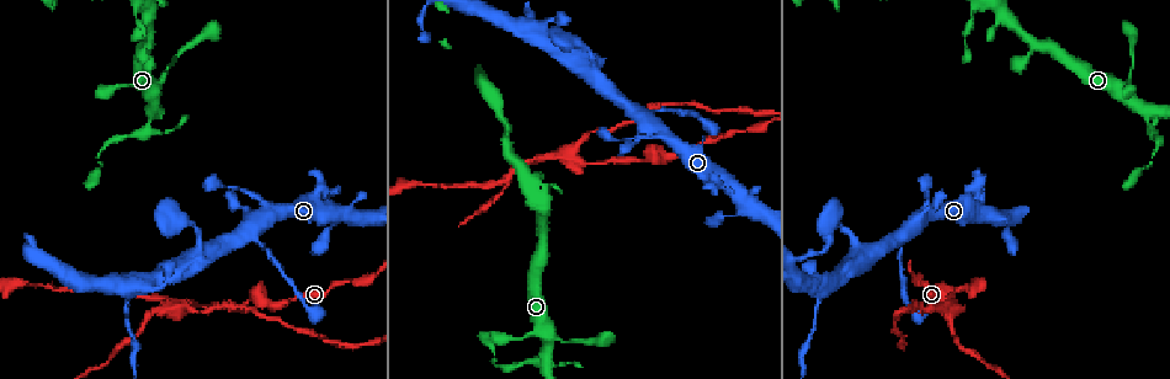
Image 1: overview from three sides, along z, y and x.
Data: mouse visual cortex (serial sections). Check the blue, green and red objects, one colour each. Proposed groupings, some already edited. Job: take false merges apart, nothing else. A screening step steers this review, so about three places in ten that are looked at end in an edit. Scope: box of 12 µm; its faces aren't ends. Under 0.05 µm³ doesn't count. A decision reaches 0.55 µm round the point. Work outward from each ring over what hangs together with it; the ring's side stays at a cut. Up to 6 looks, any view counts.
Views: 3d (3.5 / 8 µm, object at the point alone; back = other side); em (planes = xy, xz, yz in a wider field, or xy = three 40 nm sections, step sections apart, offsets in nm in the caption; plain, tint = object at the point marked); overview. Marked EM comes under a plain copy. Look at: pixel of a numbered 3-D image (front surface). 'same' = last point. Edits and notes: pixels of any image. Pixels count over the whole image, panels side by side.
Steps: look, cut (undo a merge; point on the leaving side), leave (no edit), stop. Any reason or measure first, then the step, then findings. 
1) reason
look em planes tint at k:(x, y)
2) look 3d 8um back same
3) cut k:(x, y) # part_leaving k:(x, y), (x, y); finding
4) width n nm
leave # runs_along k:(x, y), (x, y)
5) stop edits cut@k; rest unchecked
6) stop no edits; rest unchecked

two arms at a narrow angle
look 3d 3.5um at 1:(942, 304)

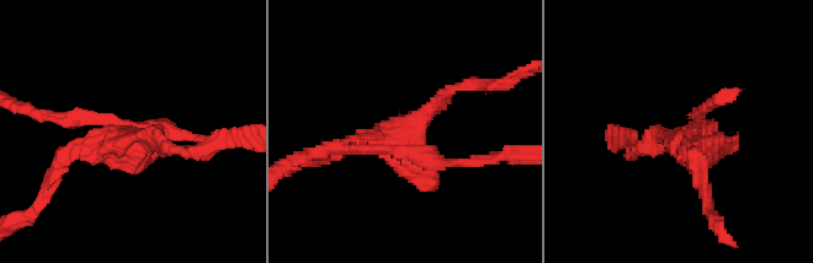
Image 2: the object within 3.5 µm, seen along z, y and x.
look em xy step 2 tint at 2:(694, 137)

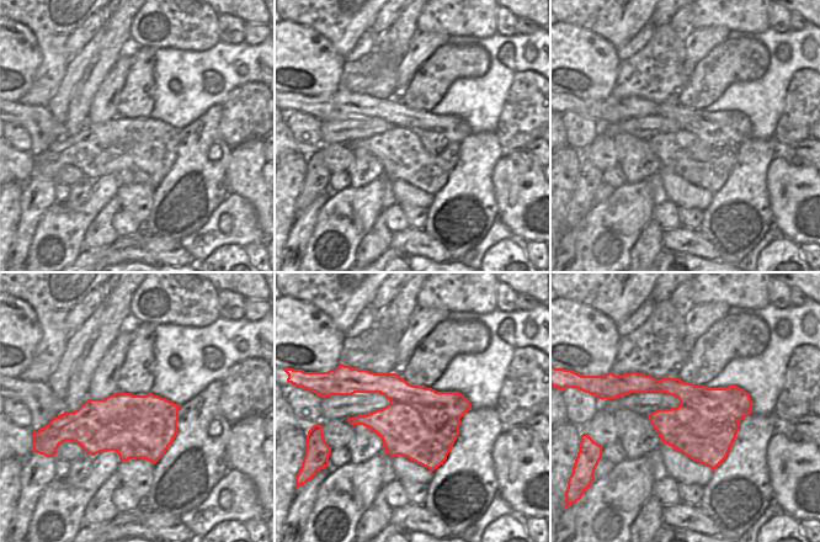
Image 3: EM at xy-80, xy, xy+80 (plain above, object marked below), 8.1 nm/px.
cut 2:(67, 160) # two cells meet here

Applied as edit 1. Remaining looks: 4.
look overview

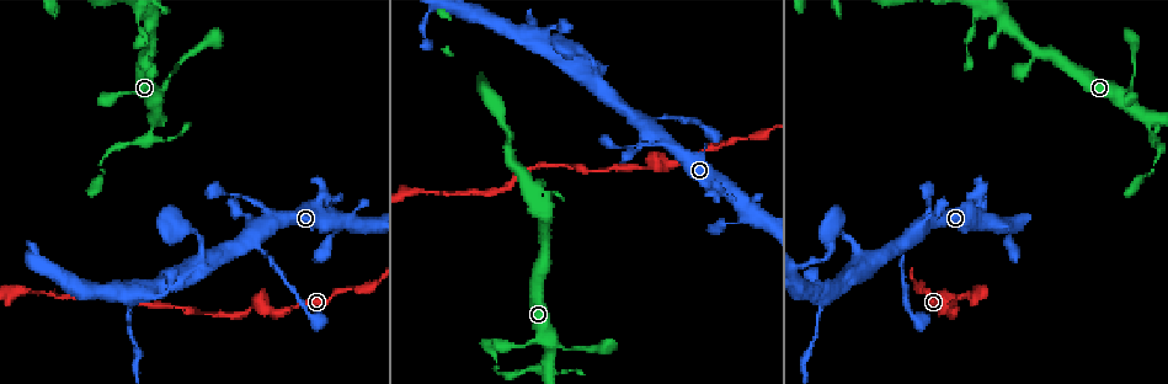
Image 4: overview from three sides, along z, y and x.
thick turns thin
look 3d 8um at 4:(129, 336)

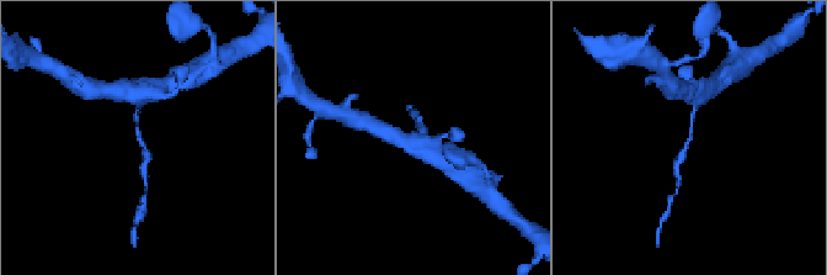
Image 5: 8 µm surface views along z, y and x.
zoom in
look 3d 3.5um at 5:(139, 134)

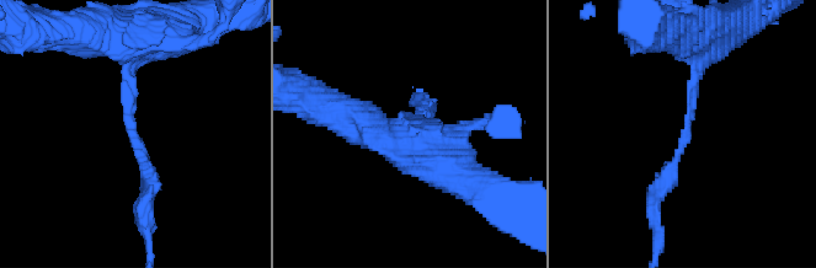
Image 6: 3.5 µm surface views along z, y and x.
shape alone is not enough
look em xy step 1 tint at 6:(129, 130)

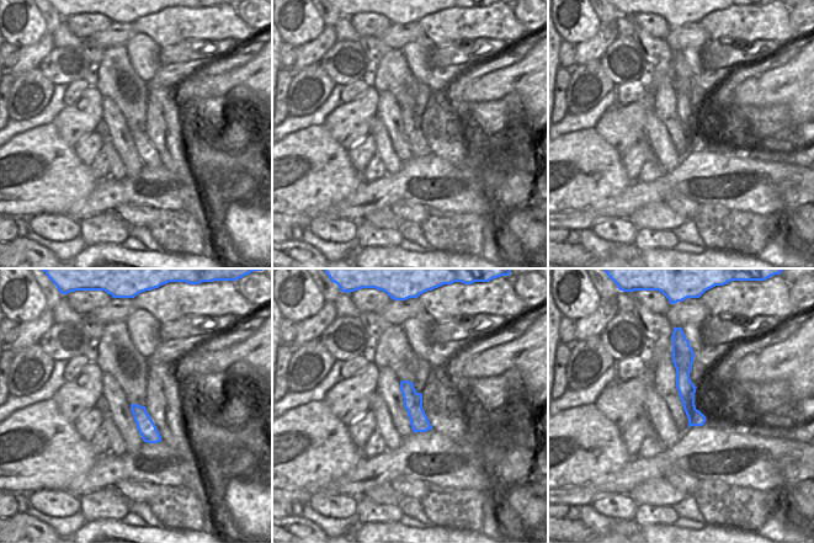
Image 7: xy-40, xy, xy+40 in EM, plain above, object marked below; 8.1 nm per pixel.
arm_widths 150, 200 nm
cut 6:(665, 170) # border 7:(416, 393), (416, 403), (406, 410); a second cell is stuck on

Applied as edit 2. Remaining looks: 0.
stop edits cut@2, cut@6; rest unchecked

